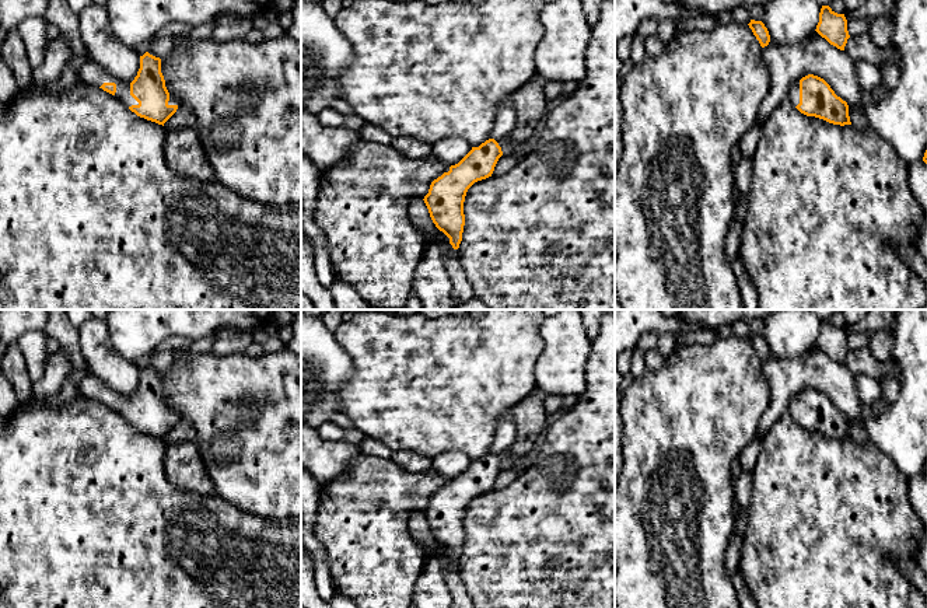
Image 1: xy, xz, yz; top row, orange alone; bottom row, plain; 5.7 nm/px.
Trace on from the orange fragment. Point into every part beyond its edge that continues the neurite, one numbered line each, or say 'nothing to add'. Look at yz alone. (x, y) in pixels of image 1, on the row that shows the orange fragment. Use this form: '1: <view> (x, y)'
1: yz (793, 95)

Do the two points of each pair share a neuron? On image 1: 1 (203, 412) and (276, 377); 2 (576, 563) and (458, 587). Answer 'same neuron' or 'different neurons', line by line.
1: same neuron
2: different neurons

